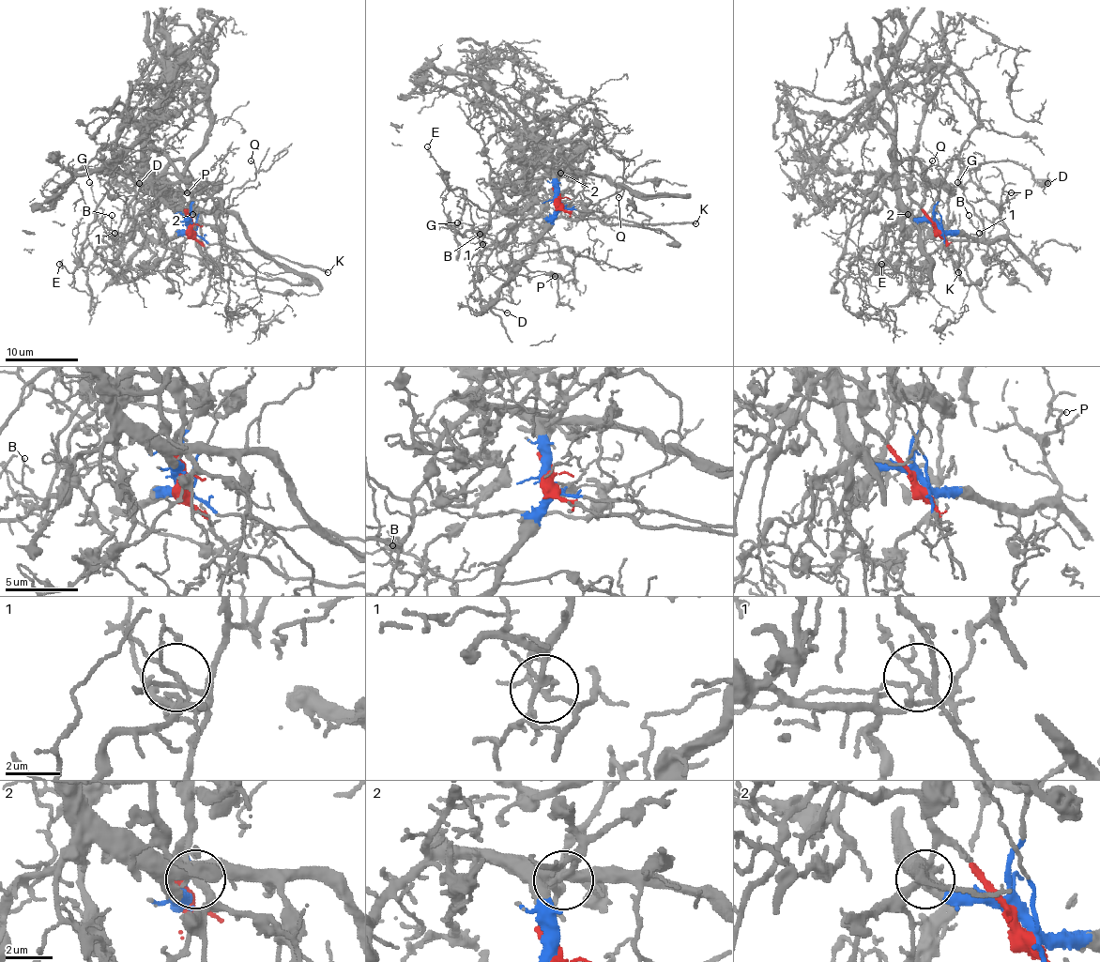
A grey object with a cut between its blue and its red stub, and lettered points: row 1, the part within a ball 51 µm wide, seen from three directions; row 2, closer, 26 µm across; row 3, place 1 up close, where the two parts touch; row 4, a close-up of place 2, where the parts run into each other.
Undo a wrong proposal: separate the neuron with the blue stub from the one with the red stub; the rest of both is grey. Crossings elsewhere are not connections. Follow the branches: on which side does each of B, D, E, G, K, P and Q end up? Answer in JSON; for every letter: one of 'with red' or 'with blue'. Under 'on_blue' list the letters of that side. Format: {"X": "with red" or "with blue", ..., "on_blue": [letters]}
{"B": "with red", "D": "with red", "E": "with red", "G": "with red", "K": "with blue", "P": "with blue", "Q": "with blue", "on_blue": ["K", "P", "Q"]}

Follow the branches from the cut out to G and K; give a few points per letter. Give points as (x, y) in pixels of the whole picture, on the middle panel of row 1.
G: (558, 201), (557, 174), (500, 189), (522, 220), (510, 243), (516, 221), (502, 212), (467, 199), (458, 223)
K: (558, 201), (566, 208), (597, 210), (637, 223), (696, 223)

